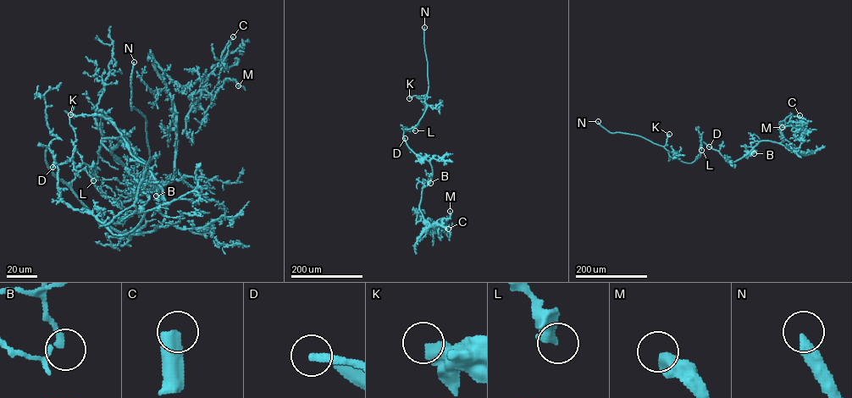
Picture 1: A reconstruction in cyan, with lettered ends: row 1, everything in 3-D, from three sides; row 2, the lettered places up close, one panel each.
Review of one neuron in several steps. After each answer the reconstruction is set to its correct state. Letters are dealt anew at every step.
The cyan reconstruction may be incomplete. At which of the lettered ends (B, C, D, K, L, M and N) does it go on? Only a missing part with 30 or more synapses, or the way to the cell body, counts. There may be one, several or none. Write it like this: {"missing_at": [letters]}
{"missing_at": ["C", "D", "N"]}

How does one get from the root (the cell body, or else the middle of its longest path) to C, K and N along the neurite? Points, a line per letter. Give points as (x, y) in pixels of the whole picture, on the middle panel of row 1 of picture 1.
C: (417, 154), (429, 162), (432, 171), (422, 190), (419, 210), (434, 227), (432, 234), (430, 230), (448, 229)
K: (417, 154), (407, 145), (403, 134), (414, 127), (422, 117), (427, 107), (425, 98), (428, 92), (409, 98)
N: (417, 154), (407, 145), (403, 134), (417, 124), (427, 105), (425, 102), (428, 81), (424, 27)

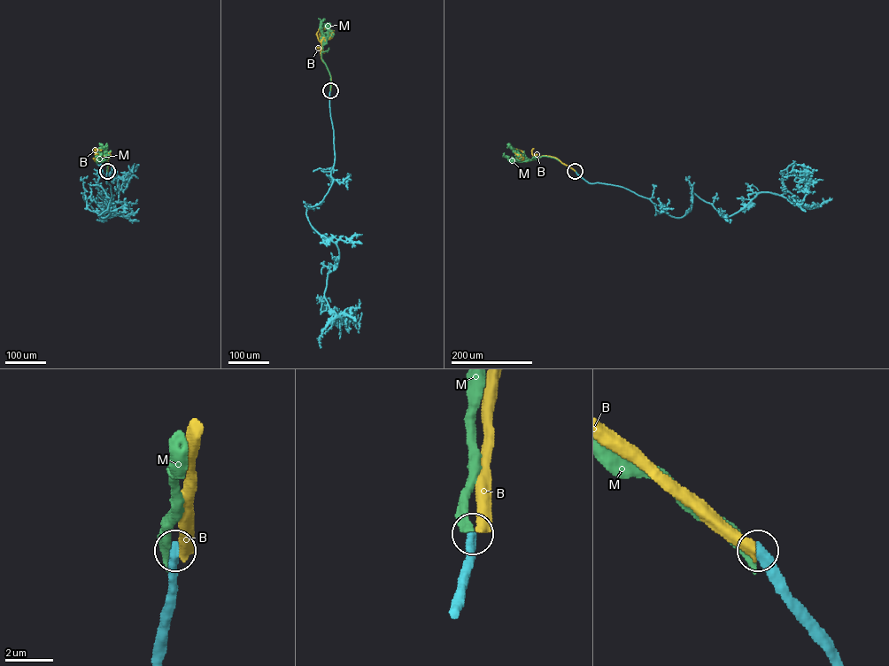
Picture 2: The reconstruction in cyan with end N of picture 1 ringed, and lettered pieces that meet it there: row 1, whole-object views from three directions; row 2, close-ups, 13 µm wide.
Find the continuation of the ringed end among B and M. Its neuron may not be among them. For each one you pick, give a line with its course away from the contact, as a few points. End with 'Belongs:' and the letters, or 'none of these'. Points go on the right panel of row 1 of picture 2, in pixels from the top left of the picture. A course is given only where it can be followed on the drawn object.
Belongs: none of these

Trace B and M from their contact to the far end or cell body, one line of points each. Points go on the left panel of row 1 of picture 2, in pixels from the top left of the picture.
B: (107, 171), (106, 158), (98, 156), (97, 161), (100, 160), (95, 151), (100, 149)
M: (107, 171), (106, 159), (100, 156), (97, 158), (103, 161), (101, 158), (107, 153), (101, 143)

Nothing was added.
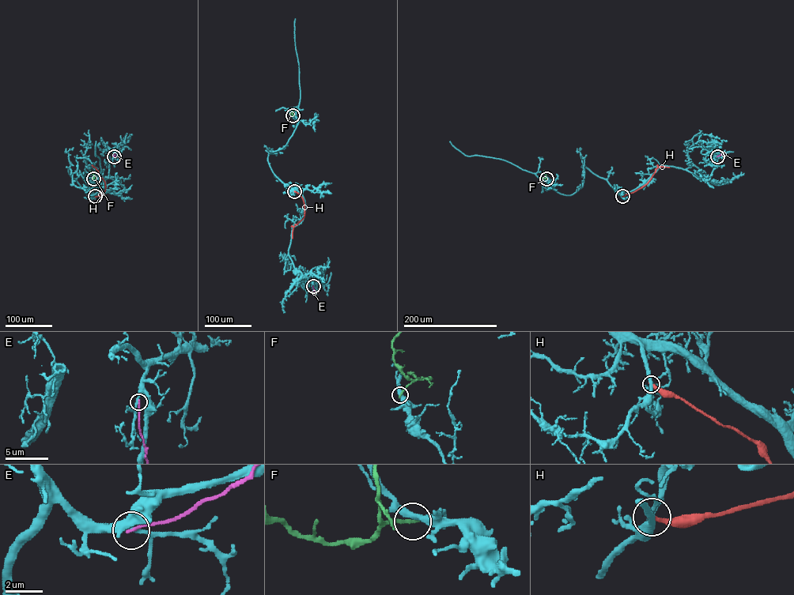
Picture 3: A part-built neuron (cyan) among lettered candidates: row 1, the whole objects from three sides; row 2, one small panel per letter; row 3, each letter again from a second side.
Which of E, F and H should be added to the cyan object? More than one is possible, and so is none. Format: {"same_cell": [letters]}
{"same_cell": []}

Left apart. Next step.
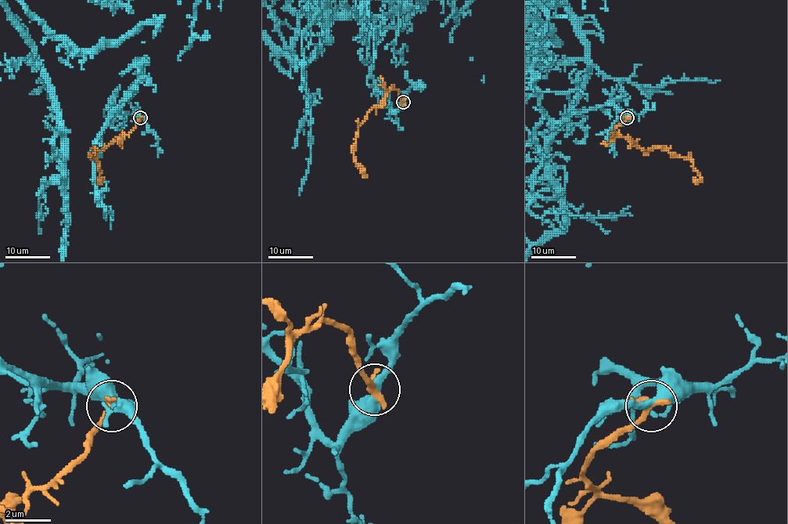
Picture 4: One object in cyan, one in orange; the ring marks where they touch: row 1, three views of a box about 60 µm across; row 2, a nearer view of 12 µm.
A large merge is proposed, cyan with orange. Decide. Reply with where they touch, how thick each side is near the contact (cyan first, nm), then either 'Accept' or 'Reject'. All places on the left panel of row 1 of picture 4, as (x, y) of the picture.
Place: (140, 117). Thickness 400 nm (cyan) against 360 nm. Reject

